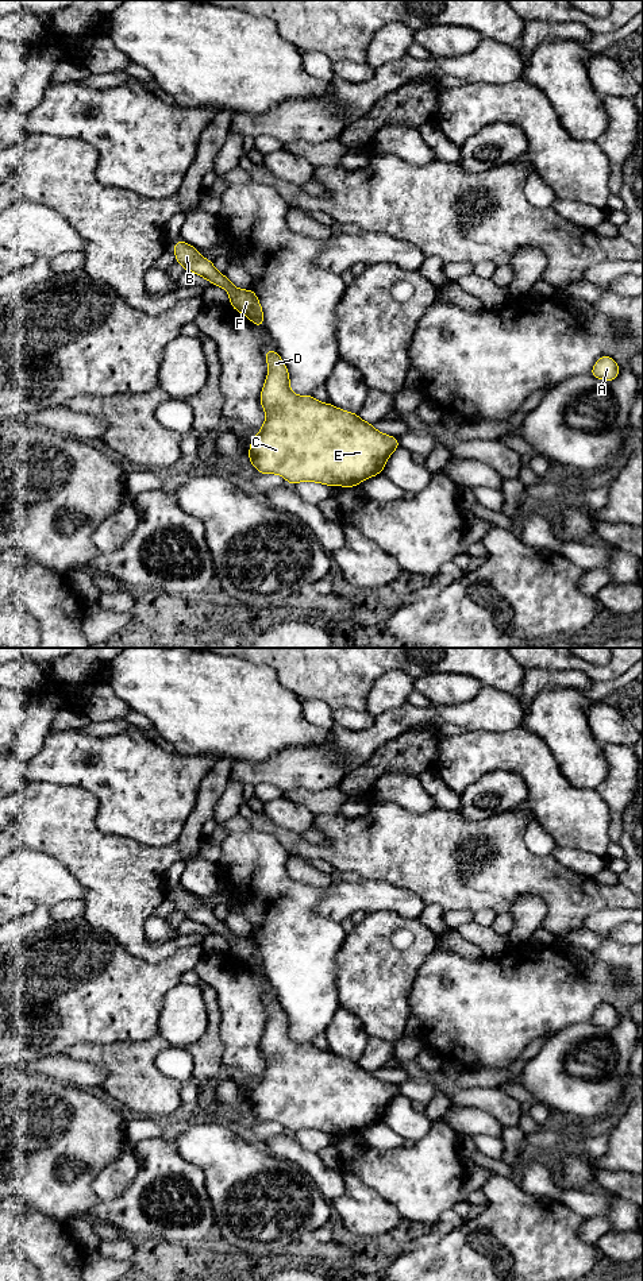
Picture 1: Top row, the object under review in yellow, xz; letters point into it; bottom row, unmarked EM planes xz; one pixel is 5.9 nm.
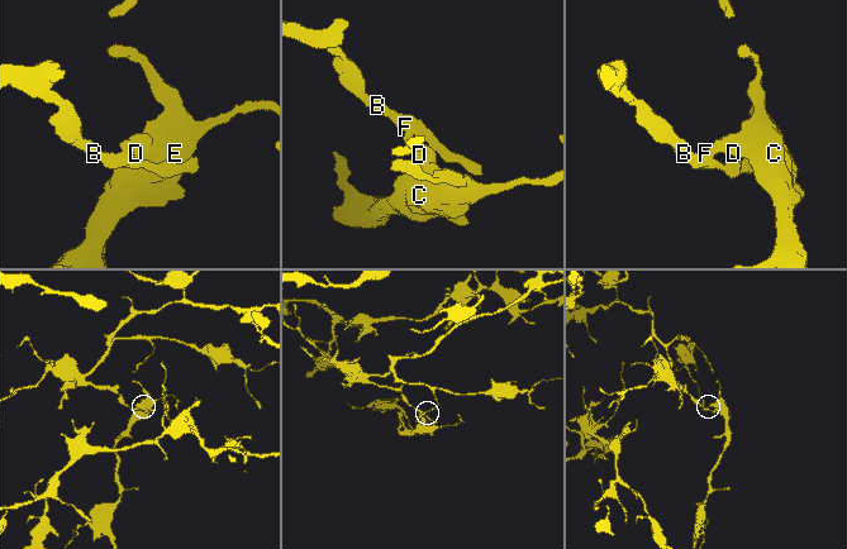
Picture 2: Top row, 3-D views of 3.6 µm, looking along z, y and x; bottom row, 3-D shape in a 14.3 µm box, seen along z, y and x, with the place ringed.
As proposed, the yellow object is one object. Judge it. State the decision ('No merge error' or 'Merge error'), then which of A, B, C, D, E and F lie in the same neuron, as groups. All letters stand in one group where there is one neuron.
Merge error. Groups: A C D E / B F

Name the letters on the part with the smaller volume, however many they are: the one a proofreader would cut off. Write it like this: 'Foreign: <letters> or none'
Foreign: A, C, D, E

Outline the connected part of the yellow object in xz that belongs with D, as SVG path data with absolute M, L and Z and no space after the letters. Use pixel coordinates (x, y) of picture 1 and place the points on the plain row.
M266 998L265 1006L269 1019L259 1050L266 1068L259 1081L251 1085L247 1101L259 1122L278 1122L288 1133L319 1130L349 1137L384 1119L388 1106L400 1095L397 1085L378 1080L357 1061L330 1050L322 1052L313 1043L296 1043L289 1035L289 1019L278 999Z

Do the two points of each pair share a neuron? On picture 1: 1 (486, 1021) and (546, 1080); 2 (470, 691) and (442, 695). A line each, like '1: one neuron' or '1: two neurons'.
1: two neurons
2: one neuron

